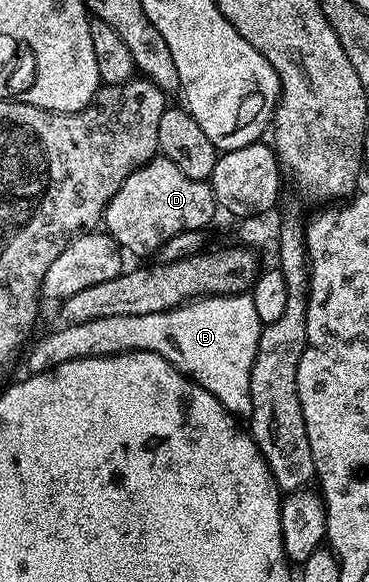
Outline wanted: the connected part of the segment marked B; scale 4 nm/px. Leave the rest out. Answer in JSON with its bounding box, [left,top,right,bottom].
[27,293,262,416]

